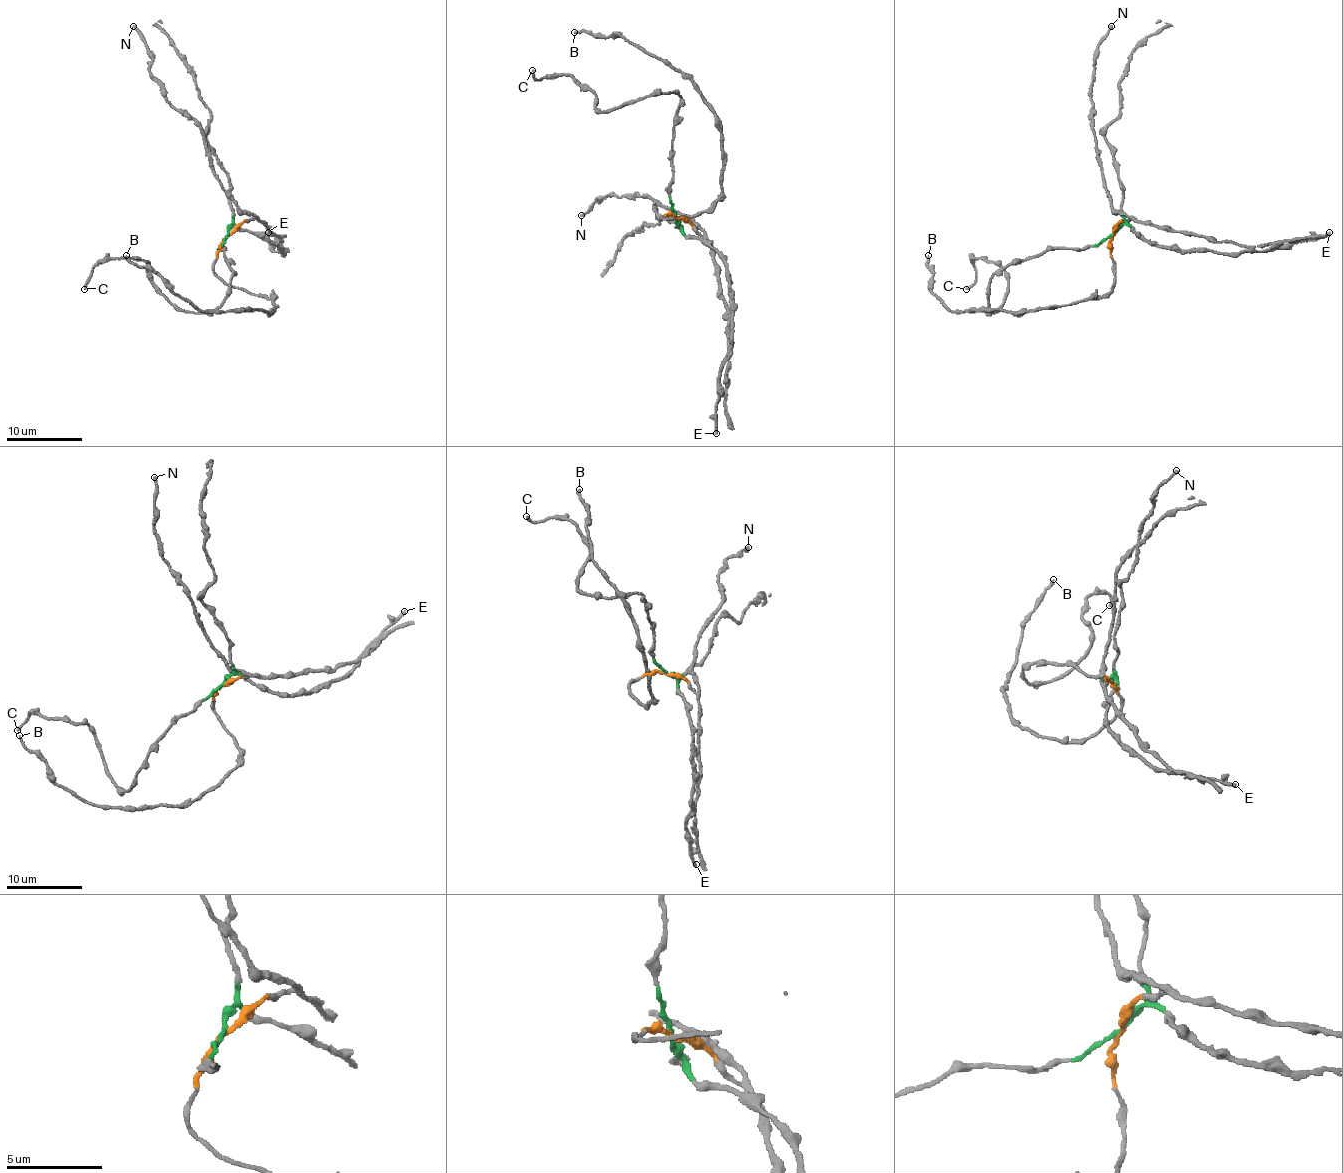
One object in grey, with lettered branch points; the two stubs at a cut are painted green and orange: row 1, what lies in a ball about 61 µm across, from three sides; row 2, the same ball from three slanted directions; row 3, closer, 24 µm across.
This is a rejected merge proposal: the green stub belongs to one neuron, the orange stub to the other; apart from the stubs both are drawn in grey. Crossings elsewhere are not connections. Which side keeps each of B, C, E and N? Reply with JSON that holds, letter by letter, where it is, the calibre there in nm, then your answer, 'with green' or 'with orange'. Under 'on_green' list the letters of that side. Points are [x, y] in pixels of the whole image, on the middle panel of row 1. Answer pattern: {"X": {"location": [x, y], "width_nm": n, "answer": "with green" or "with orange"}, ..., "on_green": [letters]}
{"B": {"location": [574, 32], "width_nm": 240, "answer": "with orange"}, "C": {"location": [532, 70], "width_nm": 220, "answer": "with green"}, "E": {"location": [716, 433], "width_nm": 240, "answer": "with green"}, "N": {"location": [581, 215], "width_nm": 240, "answer": "with orange"}, "on_green": ["C", "E"]}

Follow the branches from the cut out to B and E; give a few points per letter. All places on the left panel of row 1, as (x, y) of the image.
B: (228, 235), (218, 252), (214, 273), (226, 282), (273, 299), (271, 311), (205, 311), (125, 256)
E: (228, 235), (233, 224), (239, 229), (258, 231), (282, 252), (271, 248), (267, 231)

